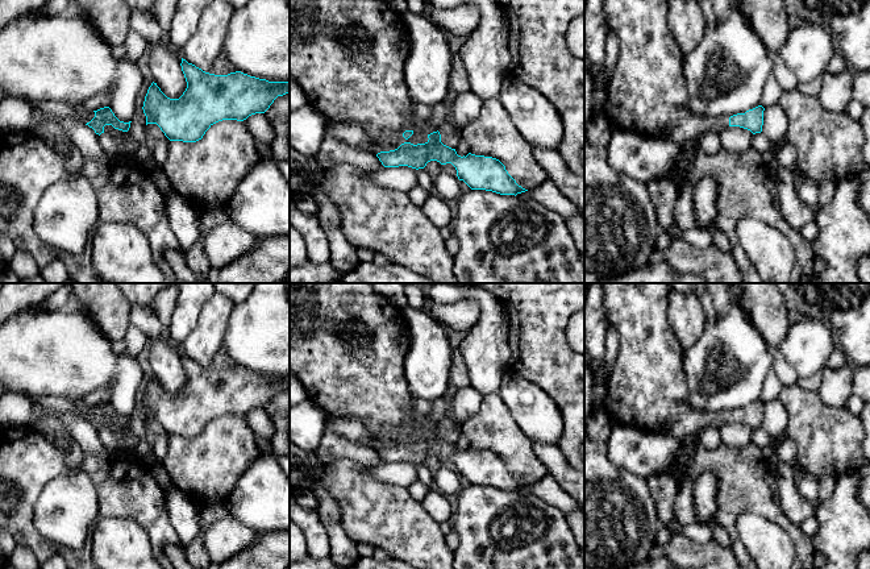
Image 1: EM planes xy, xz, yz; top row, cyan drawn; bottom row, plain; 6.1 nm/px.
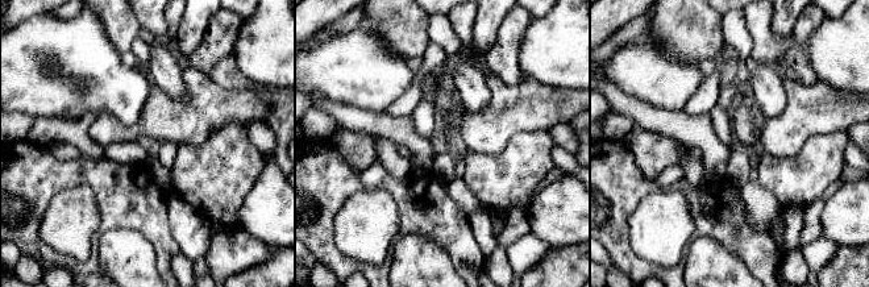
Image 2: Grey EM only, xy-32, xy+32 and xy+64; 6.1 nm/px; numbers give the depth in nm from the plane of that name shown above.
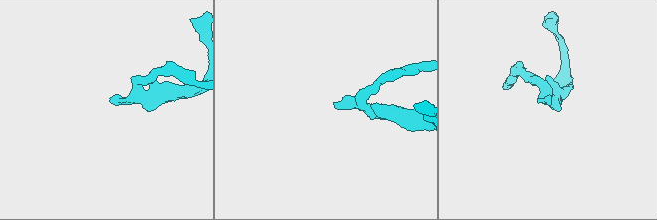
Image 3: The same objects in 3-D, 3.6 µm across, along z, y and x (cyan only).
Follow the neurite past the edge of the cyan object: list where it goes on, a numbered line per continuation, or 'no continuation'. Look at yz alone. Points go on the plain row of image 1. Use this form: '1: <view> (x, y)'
1: yz (646, 389)

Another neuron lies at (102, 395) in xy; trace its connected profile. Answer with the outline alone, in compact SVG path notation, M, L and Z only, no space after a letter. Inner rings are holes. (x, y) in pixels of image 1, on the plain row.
M100 389L84 396L80 402L86 407L97 406L100 403L108 402L109 394L109 389Z

